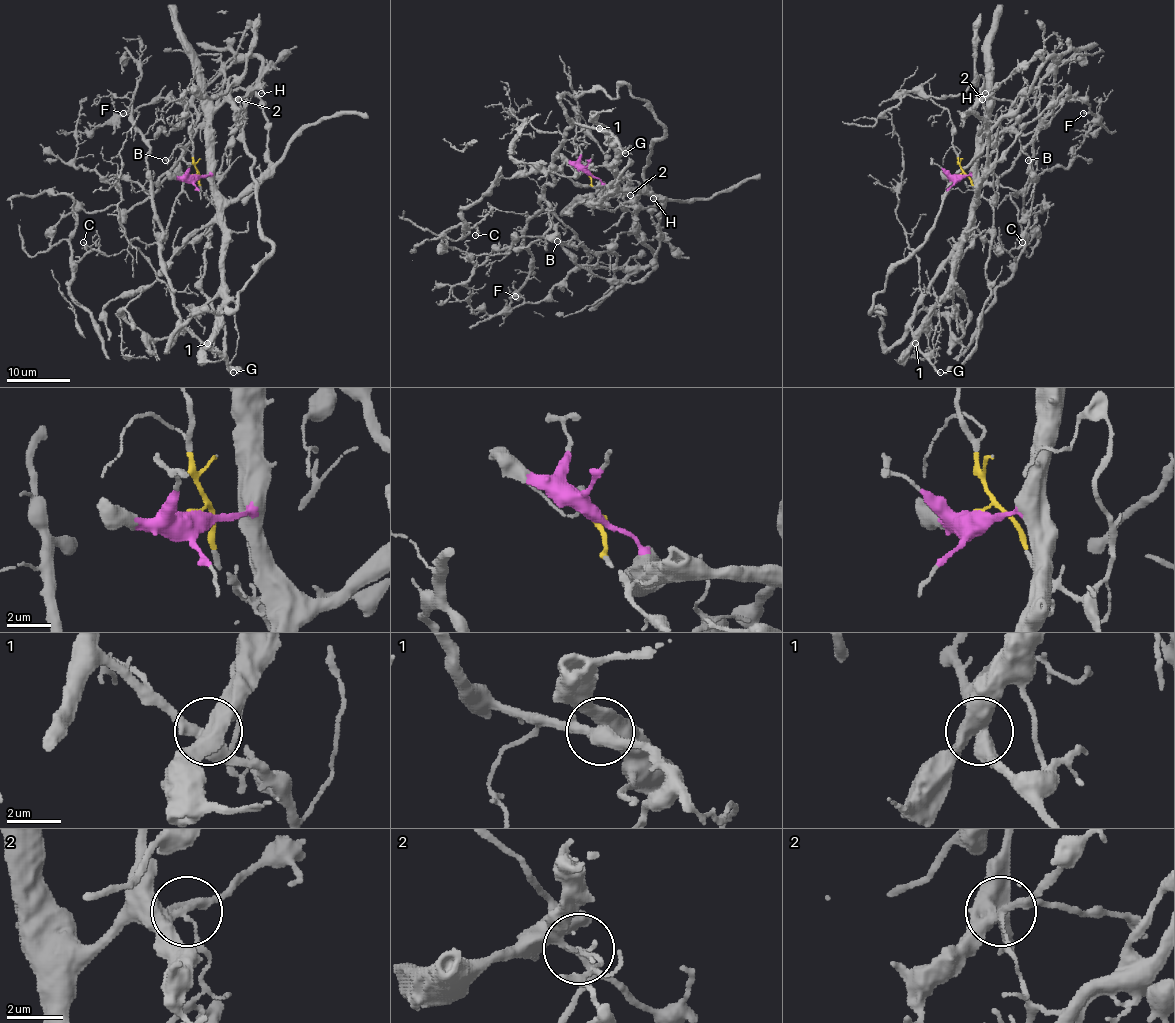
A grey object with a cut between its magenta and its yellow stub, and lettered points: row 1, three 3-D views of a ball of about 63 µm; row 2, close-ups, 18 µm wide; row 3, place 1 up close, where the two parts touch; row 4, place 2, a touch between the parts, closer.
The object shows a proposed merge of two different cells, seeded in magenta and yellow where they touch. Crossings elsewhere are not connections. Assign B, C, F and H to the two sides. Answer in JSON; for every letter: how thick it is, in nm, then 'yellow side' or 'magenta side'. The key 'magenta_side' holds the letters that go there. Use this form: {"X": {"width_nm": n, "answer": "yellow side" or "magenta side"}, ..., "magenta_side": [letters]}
{"B": {"width_nm": 120, "answer": "yellow side"}, "C": {"width_nm": 110, "answer": "yellow side"}, "F": {"width_nm": 120, "answer": "yellow side"}, "H": {"width_nm": 180, "answer": "magenta side"}, "magenta_side": ["H"]}

